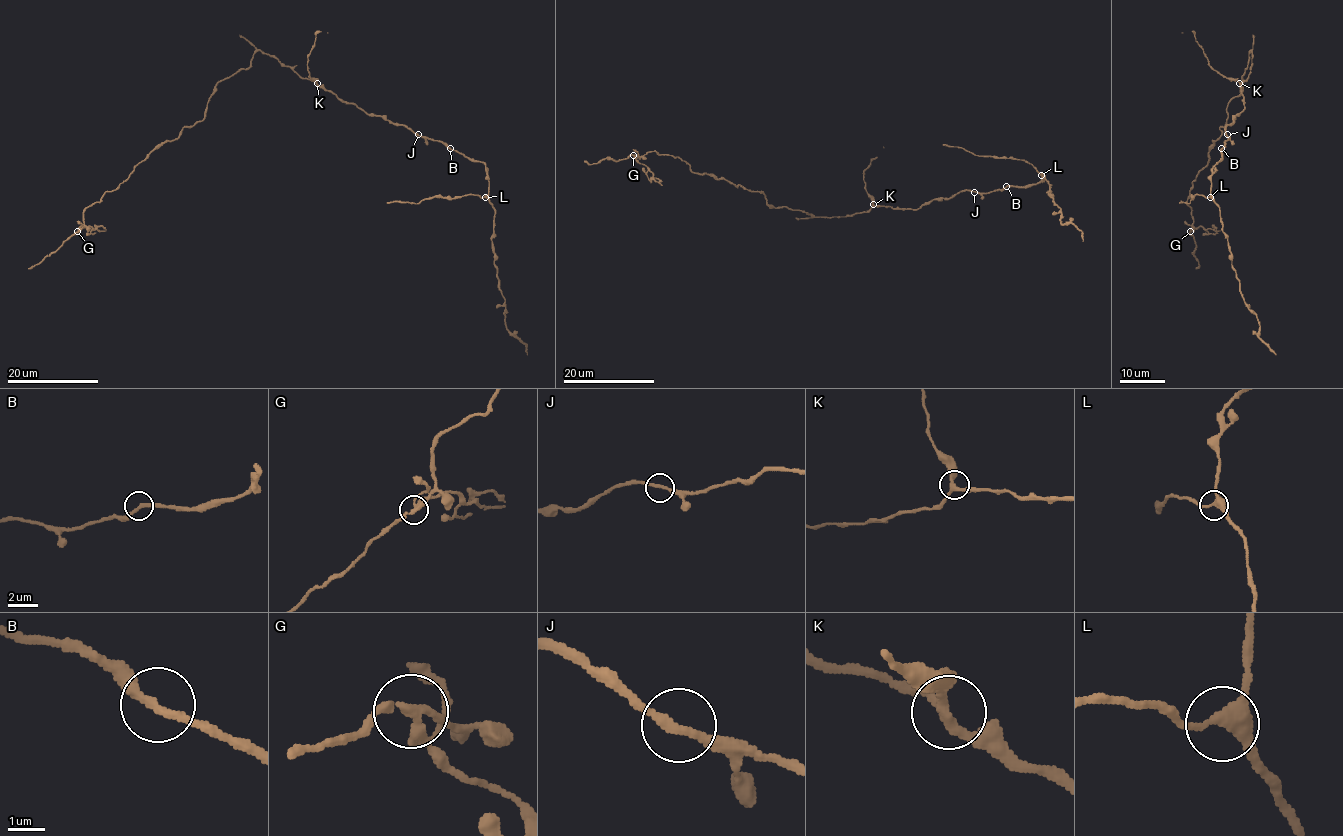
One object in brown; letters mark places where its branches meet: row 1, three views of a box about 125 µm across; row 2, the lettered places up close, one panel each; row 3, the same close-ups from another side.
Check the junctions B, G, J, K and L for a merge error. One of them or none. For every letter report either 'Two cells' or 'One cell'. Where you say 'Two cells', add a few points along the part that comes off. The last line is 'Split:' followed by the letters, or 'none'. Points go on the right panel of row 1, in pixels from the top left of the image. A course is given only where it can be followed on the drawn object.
B: One cell
G: Two cells. Course of the part to remove: (1190, 231), (1199, 225), (1216, 230), (1216, 227)
J: One cell
K: One cell
L: One cell
Split: G

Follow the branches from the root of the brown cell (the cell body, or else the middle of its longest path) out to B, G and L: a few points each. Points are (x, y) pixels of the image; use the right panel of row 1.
B: (1246, 80), (1241, 83), (1244, 108), (1226, 127), (1228, 138), (1221, 148)
G: (1246, 80), (1252, 50), (1243, 90), (1228, 104), (1221, 136), (1190, 188), (1186, 202), (1191, 210), (1190, 231)
L: (1246, 80), (1241, 83), (1244, 108), (1226, 127), (1228, 138), (1221, 148), (1221, 158), (1214, 165), (1210, 197)

